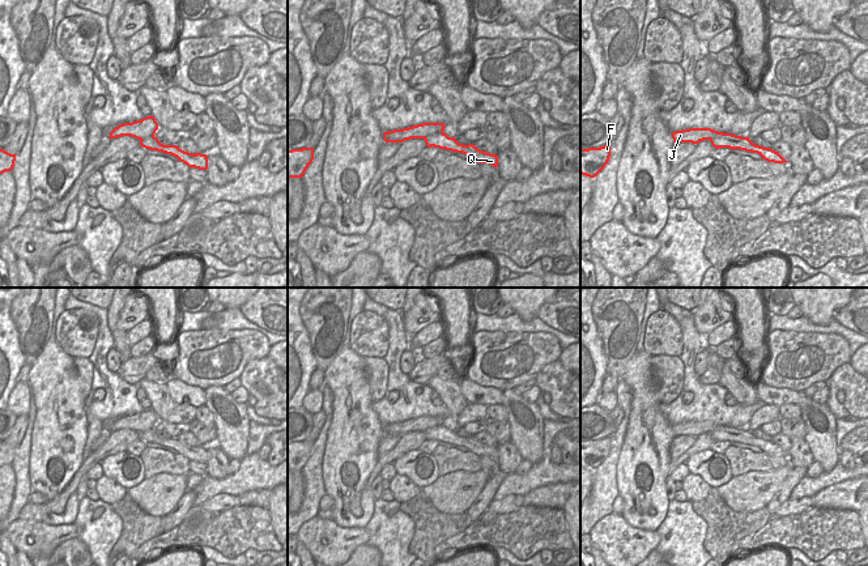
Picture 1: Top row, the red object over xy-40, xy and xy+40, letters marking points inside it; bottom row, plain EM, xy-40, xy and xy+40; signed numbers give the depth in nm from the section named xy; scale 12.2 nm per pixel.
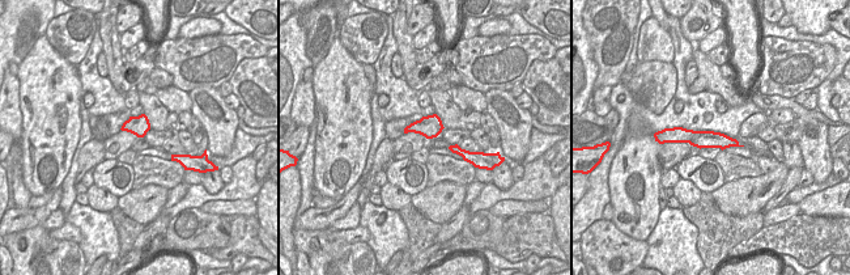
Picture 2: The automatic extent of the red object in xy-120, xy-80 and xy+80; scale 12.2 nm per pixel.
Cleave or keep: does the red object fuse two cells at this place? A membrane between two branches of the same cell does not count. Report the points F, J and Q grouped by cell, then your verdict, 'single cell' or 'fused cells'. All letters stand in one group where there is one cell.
F J / Q | fused cells

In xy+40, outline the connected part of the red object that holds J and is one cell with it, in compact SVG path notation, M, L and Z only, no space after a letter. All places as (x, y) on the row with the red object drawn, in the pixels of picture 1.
M689 128L682 131L672 132L675 144L692 142L698 144L699 141L709 140L715 149L729 148L743 149L750 142L749 137L741 137L732 133L723 133L711 128Z

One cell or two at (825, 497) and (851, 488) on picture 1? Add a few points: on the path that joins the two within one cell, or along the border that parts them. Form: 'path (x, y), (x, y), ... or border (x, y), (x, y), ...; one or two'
path (832, 497), (845, 494); one

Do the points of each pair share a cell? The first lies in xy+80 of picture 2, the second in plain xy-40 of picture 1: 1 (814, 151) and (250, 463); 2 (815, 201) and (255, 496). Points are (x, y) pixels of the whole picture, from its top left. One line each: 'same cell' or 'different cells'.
1: different cells
2: same cell

